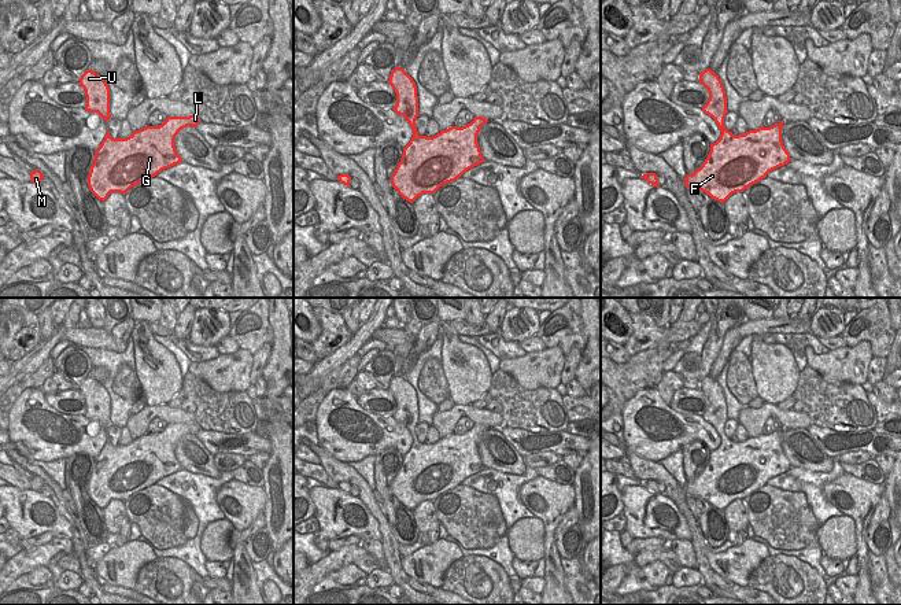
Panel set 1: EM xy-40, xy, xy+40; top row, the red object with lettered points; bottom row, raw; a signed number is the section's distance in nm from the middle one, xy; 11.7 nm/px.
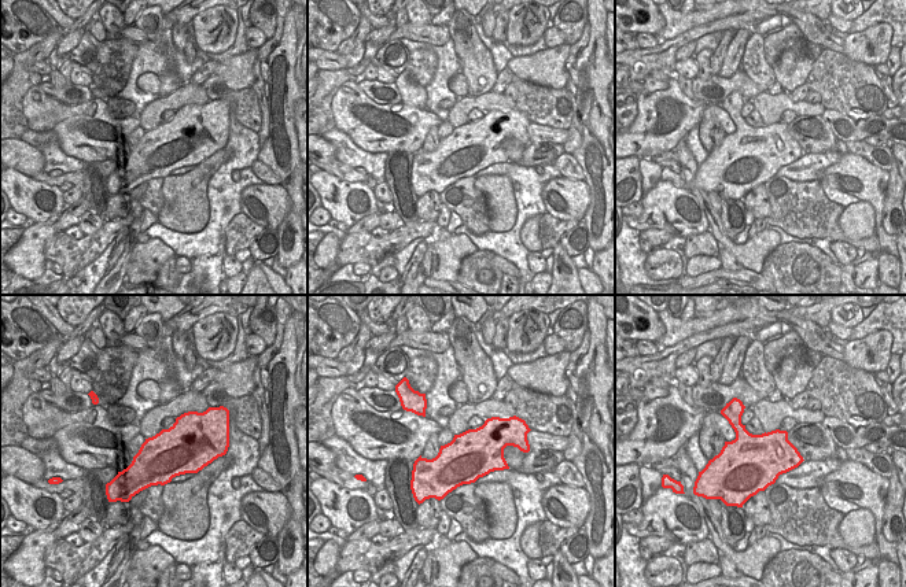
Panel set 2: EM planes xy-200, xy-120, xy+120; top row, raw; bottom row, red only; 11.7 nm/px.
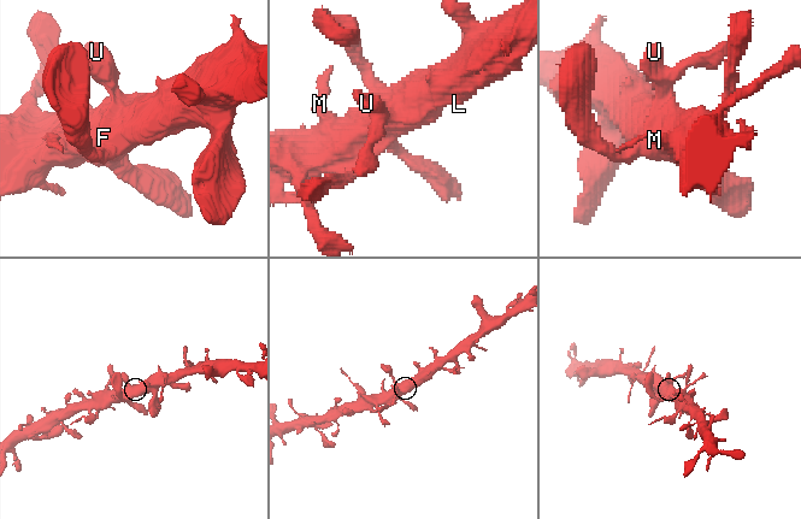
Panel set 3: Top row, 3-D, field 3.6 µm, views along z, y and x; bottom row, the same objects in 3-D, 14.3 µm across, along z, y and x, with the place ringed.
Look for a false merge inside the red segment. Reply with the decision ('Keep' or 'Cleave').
Keep.

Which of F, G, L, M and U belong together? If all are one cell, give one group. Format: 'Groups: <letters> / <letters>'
Groups: F G L M U.

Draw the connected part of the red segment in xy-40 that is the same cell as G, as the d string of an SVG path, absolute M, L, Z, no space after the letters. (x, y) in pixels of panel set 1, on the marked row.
M196 115L167 117L162 125L134 130L126 139L112 139L107 129L88 176L91 192L104 202L111 192L126 193L132 187L181 163L174 147L176 136L199 122Z

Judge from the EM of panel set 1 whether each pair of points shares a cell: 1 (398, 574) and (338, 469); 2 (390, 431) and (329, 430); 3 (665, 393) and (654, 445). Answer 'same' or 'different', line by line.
1: same
2: same
3: different

